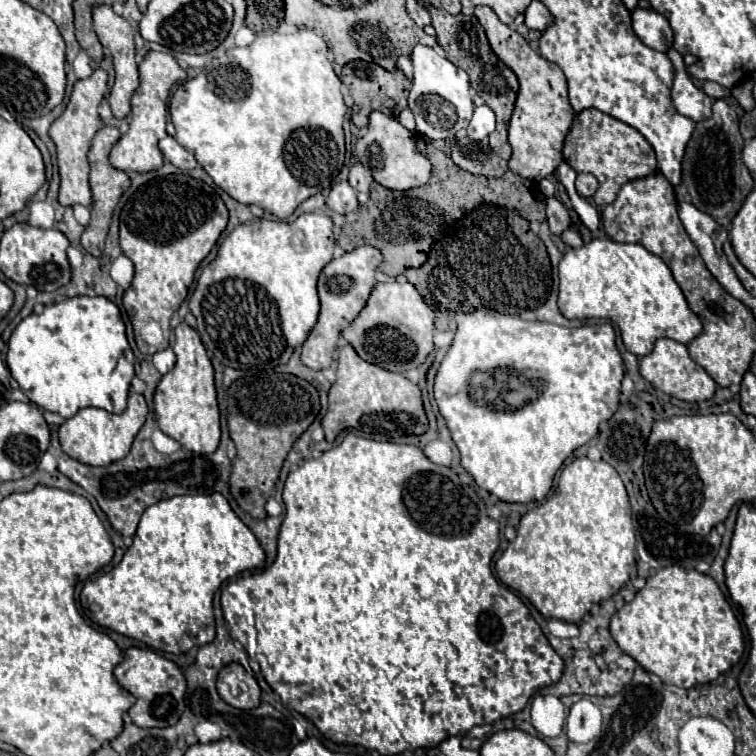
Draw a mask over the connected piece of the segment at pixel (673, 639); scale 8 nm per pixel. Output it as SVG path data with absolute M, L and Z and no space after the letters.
M665 566L655 576L649 576L645 588L613 614L611 634L621 650L635 658L647 672L657 674L665 684L679 688L715 682L723 672L739 662L745 650L741 624L715 580L697 570L685 570L683 566Z

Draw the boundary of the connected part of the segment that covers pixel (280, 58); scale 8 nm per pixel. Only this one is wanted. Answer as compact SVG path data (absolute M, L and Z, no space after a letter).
M297 30L291 34L281 34L281 32L269 32L269 34L259 34L257 40L247 46L247 48L231 48L227 50L223 56L213 58L205 70L201 74L197 74L195 78L183 82L175 94L171 96L169 102L169 112L171 112L171 122L177 130L175 140L189 150L195 160L205 168L205 172L213 178L213 182L223 188L231 198L235 198L241 204L255 204L261 206L263 210L269 210L271 214L279 216L279 218L289 218L295 208L307 200L309 196L321 192L325 186L331 184L331 180L339 174L343 160L345 160L345 138L343 138L343 118L345 118L345 102L343 102L343 94L341 94L341 80L337 78L333 64L329 60L329 48L327 42L315 34L313 30Z

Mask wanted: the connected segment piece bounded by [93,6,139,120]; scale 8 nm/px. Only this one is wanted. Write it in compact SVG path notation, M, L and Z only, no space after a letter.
M97 6L93 10L93 26L95 32L99 36L99 42L111 50L113 56L113 64L115 64L115 84L111 88L111 96L109 96L109 106L113 110L115 118L125 118L131 112L131 96L135 94L135 90L139 88L139 70L137 70L137 62L135 62L135 40L133 40L133 30L129 26L129 22L121 16L117 16L109 6Z

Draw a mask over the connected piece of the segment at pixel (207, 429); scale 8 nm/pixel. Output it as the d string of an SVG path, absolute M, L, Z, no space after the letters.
M185 322L175 328L173 352L177 356L175 368L159 380L155 390L155 416L159 428L187 450L197 454L211 454L217 450L221 438L213 364L201 344L199 334Z

